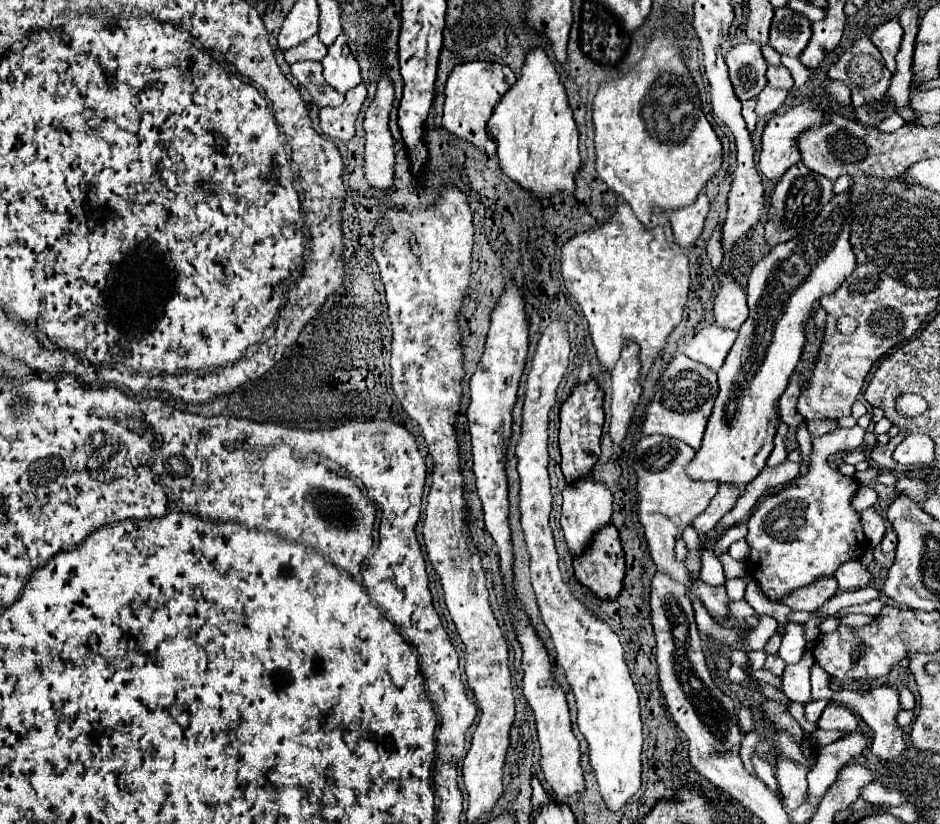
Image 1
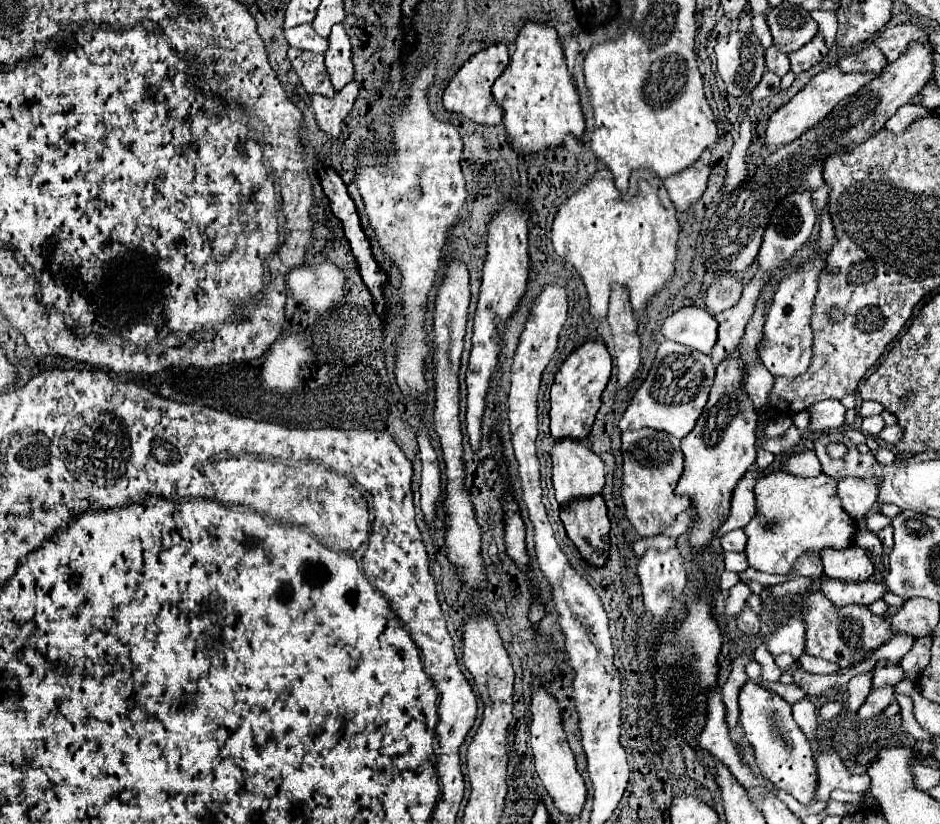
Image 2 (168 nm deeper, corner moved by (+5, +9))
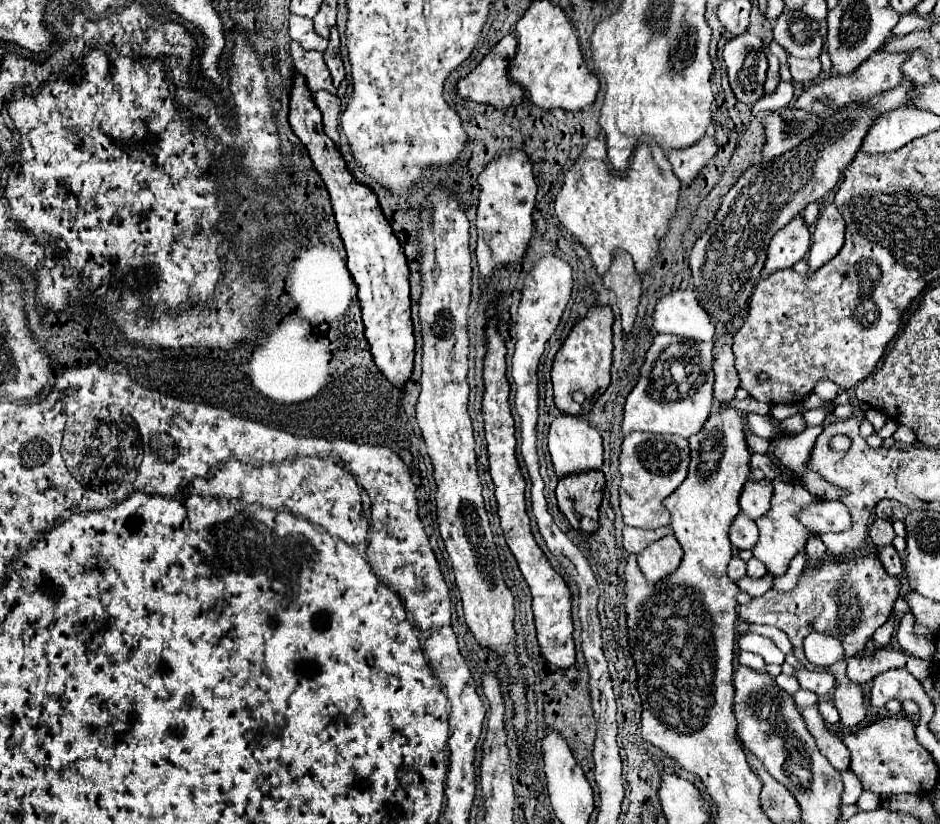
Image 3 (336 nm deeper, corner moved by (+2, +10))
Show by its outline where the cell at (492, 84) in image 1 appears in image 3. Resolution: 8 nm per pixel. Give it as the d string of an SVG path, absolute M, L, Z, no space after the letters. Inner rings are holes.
M507 35L495 47L491 47L491 51L483 57L483 61L465 79L461 79L457 83L459 95L467 97L471 101L477 101L477 103L493 105L493 107L509 107L509 105L521 103L525 97L523 89L521 89L521 85L517 85L509 79L509 61L515 57L515 47L517 47L515 35Z

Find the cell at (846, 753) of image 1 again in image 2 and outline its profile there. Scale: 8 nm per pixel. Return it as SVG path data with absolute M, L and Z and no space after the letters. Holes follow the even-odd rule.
M884 686L884 688L872 690L870 696L866 698L866 702L862 704L862 708L858 710L857 719L872 718L872 716L882 713L890 702L894 700L894 686Z

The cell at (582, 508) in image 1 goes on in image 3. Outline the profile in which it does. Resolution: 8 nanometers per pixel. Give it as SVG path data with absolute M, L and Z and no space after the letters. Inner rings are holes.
M557 413L549 427L547 435L549 443L549 453L555 465L555 471L559 477L577 473L577 471L587 471L587 469L601 469L603 467L603 447L601 447L601 435L599 431L583 419L583 415L567 415L567 413Z

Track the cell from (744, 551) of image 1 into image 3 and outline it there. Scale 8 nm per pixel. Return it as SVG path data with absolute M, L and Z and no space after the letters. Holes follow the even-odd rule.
M739 513L731 525L729 537L737 549L751 549L751 545L757 543L759 529L751 517L747 517L745 513Z

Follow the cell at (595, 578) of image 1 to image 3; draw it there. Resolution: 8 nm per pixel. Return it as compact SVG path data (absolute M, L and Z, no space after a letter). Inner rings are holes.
M599 469L571 473L557 483L557 501L569 523L583 531L593 533L599 525L599 505L603 499L605 475Z

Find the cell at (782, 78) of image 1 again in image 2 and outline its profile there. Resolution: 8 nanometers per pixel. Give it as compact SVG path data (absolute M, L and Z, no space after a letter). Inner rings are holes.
M772 46L766 50L766 68L778 76L784 76L790 72L790 60L784 52L780 52Z

